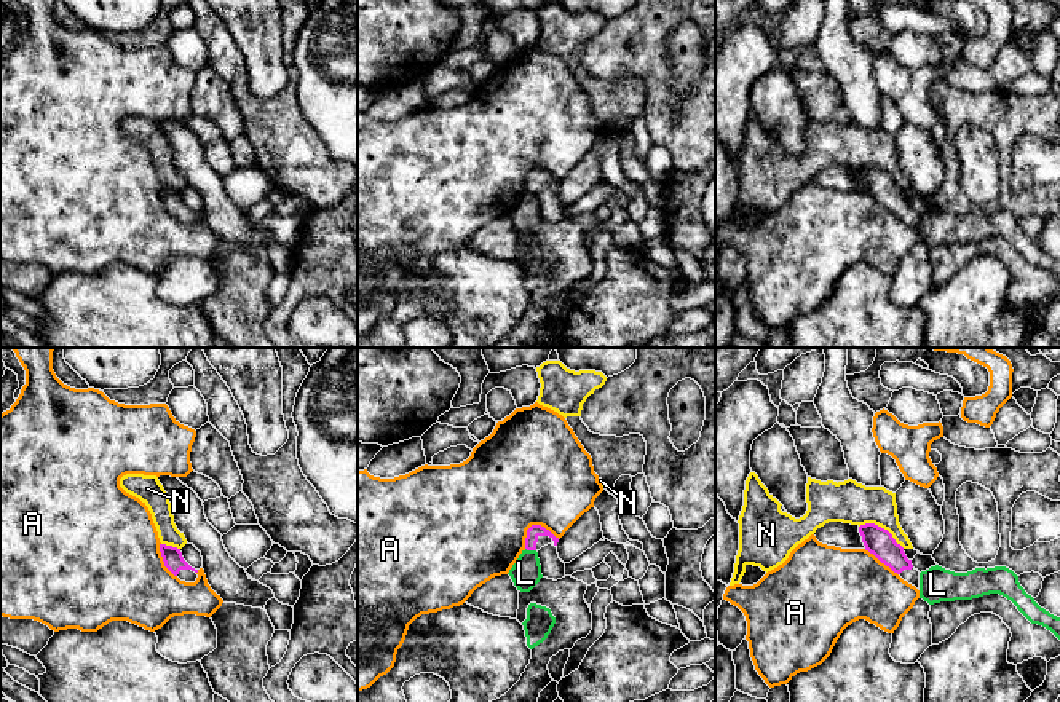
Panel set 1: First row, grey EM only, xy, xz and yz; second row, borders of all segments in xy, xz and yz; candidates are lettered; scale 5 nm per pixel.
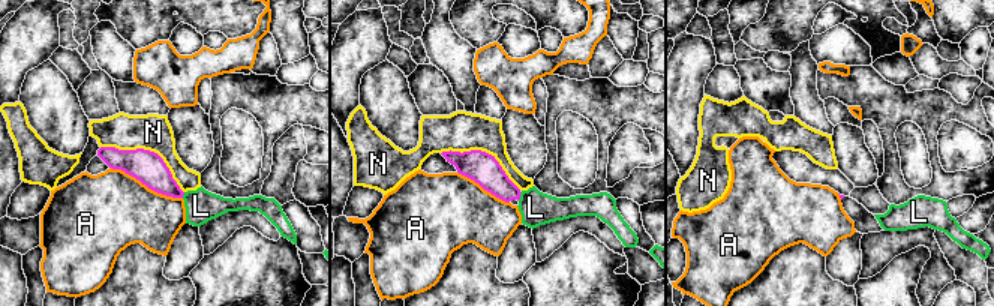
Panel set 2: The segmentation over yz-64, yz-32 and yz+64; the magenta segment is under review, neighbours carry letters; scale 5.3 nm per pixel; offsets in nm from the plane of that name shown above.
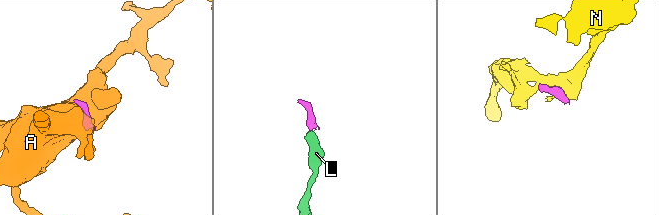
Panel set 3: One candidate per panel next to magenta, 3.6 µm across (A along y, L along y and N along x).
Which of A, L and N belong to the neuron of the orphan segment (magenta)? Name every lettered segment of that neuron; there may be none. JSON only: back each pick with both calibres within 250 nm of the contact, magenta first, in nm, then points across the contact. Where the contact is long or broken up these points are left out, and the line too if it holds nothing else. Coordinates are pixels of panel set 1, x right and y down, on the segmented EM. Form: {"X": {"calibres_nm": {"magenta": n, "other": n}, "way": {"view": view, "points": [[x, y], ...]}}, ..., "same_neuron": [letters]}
{"same_neuron": []}

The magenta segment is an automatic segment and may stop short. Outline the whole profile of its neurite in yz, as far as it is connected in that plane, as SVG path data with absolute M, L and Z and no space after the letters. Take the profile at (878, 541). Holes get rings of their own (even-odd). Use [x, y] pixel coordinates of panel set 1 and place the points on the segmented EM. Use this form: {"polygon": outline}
{"polygon": "M865 523L859 526L865 550L873 554L881 563L889 566L904 581L920 590L920 571L913 568L912 560L907 558L904 547L896 542L892 534L875 525Z"}

